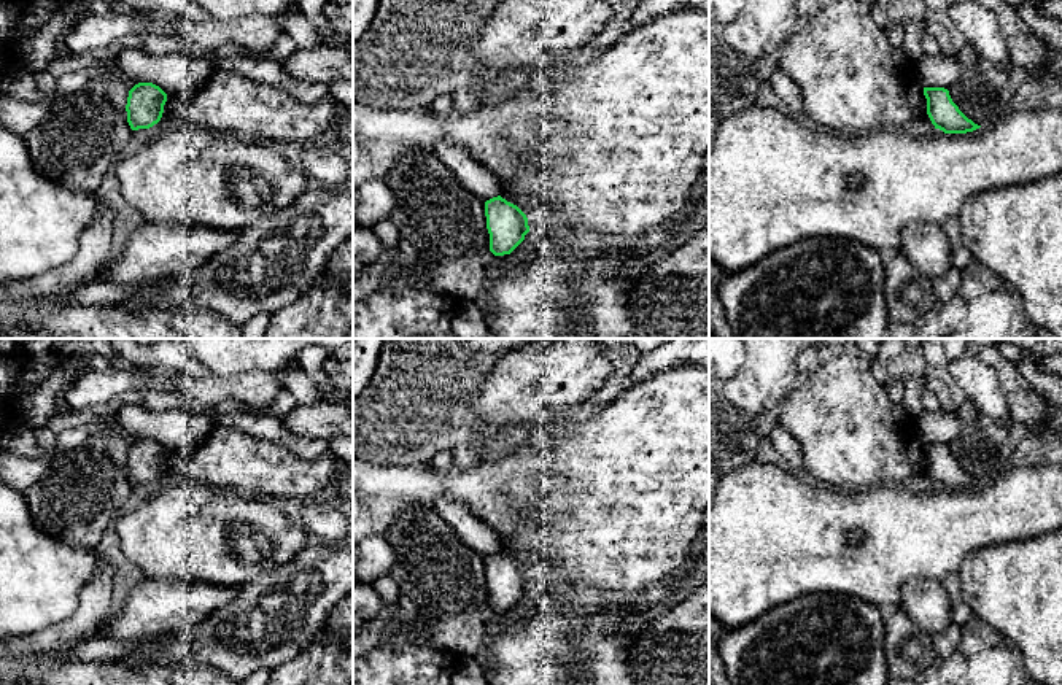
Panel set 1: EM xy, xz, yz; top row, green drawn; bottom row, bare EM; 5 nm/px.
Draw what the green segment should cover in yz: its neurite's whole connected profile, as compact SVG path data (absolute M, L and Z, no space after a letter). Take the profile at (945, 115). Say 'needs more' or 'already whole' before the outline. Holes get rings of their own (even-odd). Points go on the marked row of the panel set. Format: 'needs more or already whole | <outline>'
already whole | M924 87L924 95L927 99L927 114L935 129L944 134L967 134L981 127L959 110L948 89Z

